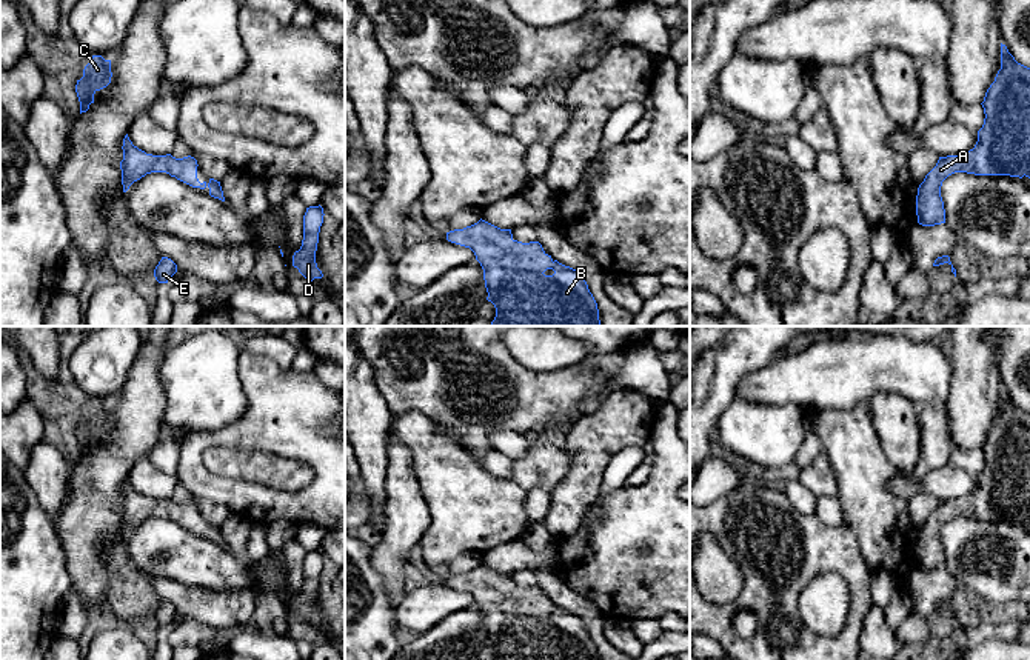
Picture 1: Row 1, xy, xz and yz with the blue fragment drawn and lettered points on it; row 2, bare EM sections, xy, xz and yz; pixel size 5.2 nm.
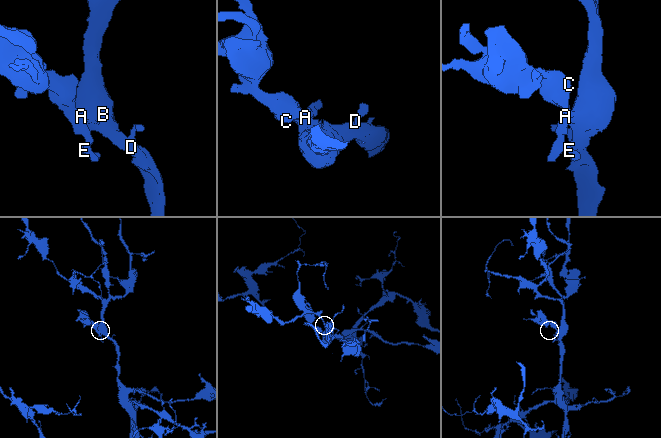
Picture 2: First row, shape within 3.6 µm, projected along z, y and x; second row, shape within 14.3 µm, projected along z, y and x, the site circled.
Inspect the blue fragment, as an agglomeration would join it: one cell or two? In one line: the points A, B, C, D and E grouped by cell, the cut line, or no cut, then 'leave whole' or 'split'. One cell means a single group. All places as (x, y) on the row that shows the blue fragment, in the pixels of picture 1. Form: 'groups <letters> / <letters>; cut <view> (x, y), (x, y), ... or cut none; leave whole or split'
groups A B C D E; cut none; leave whole

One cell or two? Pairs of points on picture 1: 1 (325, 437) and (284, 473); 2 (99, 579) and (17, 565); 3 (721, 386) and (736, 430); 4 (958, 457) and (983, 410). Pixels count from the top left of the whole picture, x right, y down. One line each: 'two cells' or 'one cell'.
1: two cells
2: two cells
3: two cells
4: two cells

